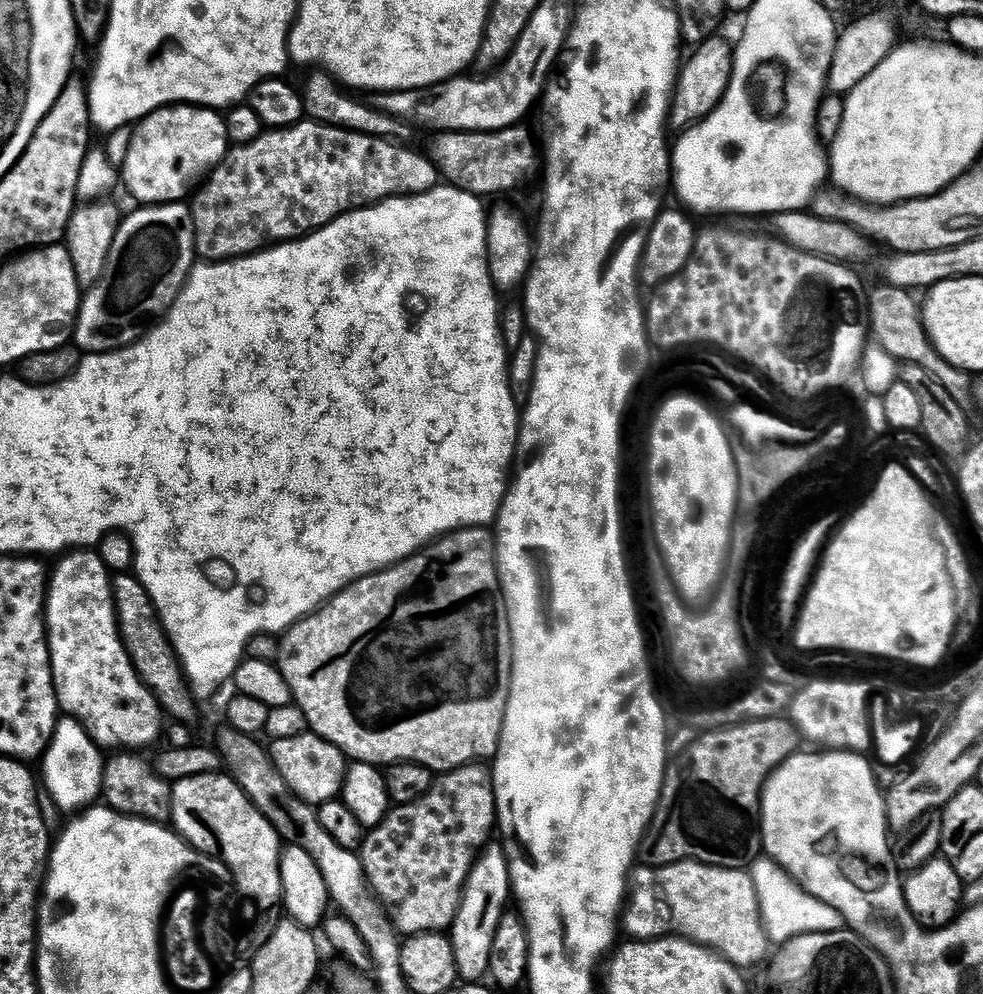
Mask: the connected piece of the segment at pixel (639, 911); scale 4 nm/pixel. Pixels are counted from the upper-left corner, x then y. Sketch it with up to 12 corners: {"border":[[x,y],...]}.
{"border":[[637,867],[622,928],[737,966],[770,948],[751,875]]}

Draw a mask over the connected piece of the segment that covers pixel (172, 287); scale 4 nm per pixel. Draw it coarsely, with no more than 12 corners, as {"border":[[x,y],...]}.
{"border":[[184,202],[140,206],[80,301],[74,344],[117,352],[194,267]]}

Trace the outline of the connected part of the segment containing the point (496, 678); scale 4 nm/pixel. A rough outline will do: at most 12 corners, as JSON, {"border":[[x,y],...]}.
{"border":[[461,528],[279,637],[307,727],[443,774],[495,757],[512,635]]}

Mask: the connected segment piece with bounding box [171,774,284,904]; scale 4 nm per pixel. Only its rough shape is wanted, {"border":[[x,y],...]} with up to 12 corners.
{"border":[[231,775],[175,781],[171,823],[282,904],[282,841]]}

